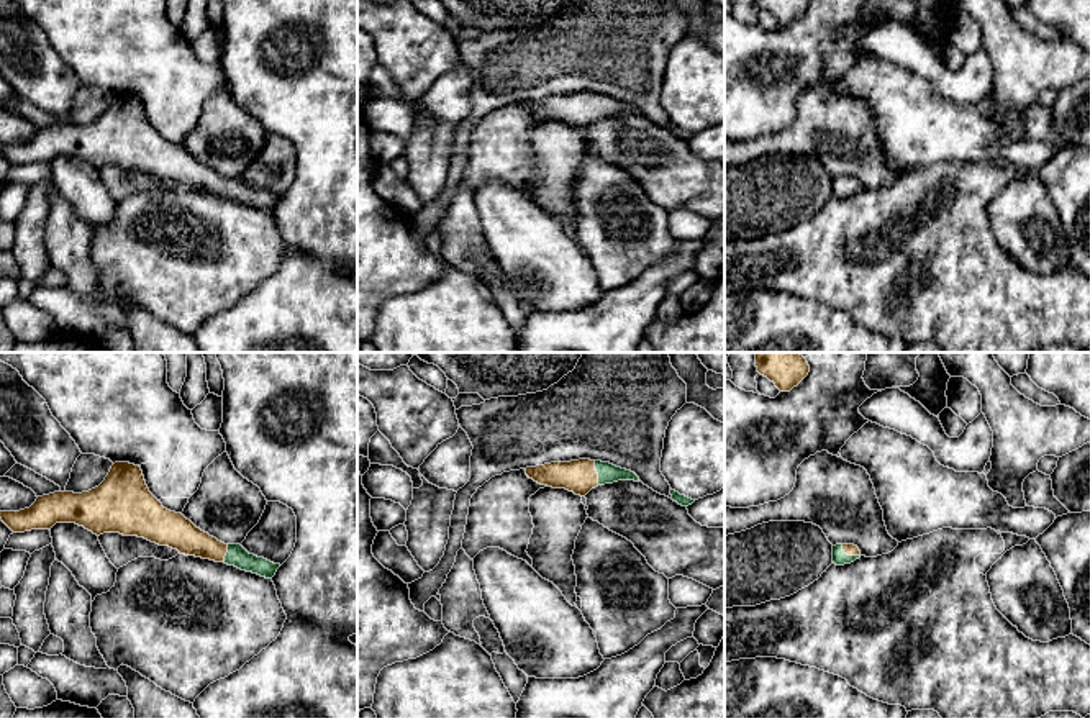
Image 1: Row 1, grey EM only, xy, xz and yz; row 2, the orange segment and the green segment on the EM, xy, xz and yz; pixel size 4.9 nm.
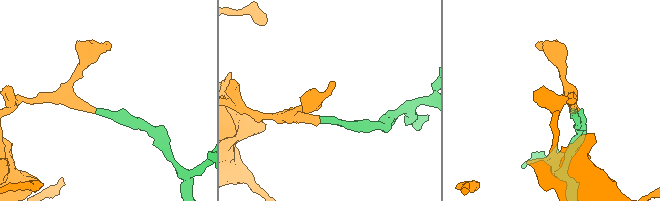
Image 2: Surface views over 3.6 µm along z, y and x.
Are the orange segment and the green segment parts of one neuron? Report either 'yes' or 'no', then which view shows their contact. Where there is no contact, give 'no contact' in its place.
yes; contact in yz

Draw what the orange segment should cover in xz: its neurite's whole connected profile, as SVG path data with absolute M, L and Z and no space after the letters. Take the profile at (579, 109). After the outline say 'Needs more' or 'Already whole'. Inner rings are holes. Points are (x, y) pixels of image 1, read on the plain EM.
M579 92L526 100L526 108L541 118L565 121L585 130L592 121L618 113L641 115L639 110L610 95Z. Needs more

